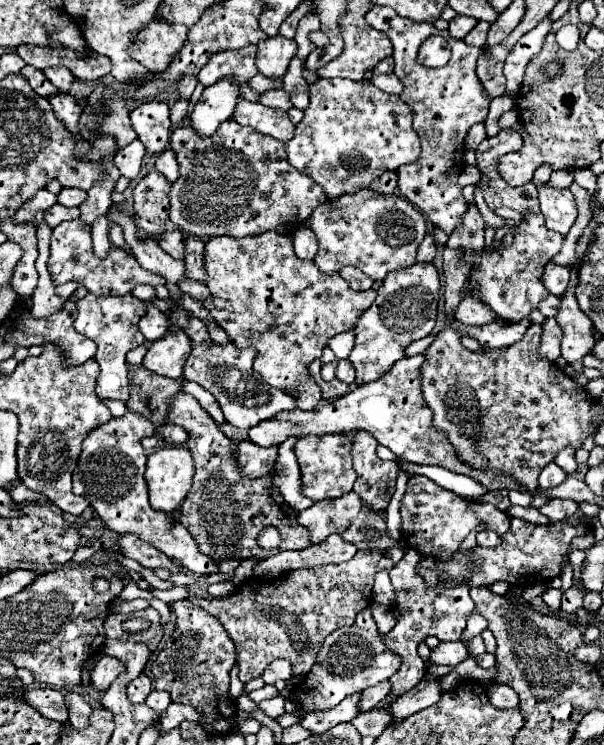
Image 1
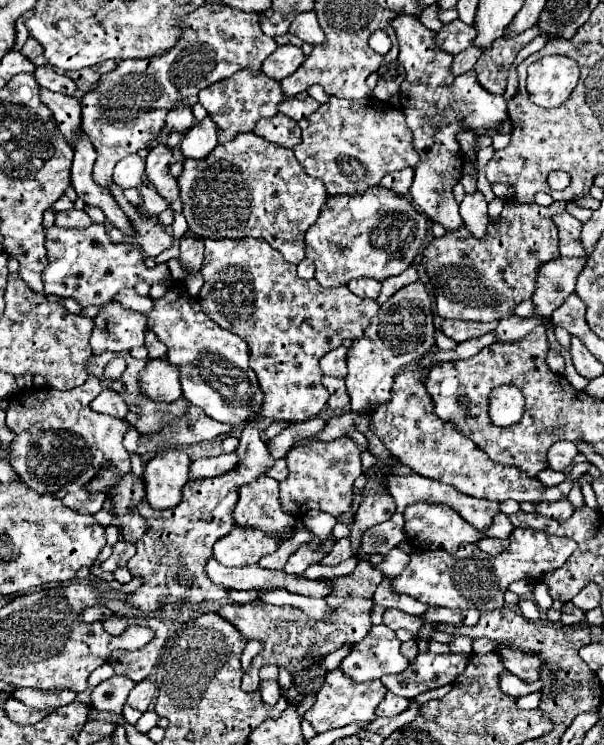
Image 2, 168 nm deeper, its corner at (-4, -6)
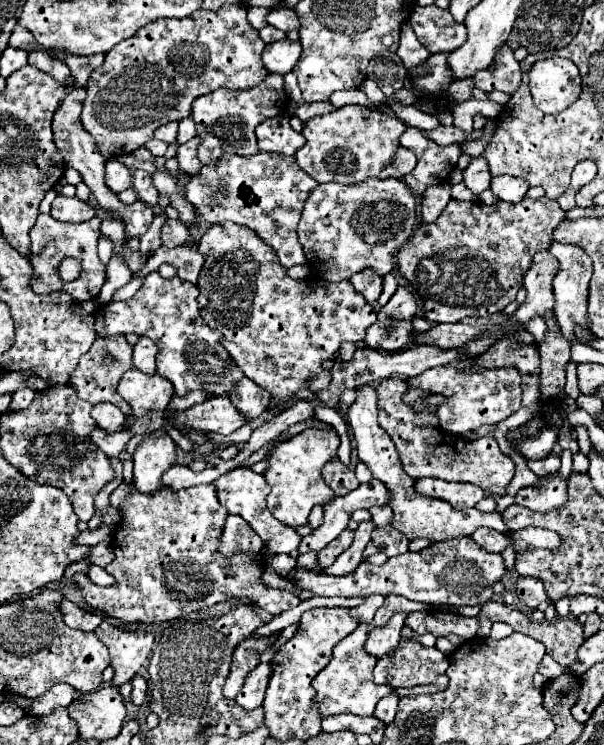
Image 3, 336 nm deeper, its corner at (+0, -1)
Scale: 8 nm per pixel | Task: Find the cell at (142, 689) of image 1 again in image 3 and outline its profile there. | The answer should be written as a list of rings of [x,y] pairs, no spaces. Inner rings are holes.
[[[137,674],[137,676],[131,680],[131,686],[133,686],[131,702],[133,702],[135,706],[141,706],[141,704],[145,702],[145,698],[147,698],[147,682],[145,682],[145,678]]]

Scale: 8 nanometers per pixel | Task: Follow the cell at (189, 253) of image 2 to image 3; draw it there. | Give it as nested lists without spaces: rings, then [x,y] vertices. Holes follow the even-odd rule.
[[[167,220],[161,228],[161,242],[167,248],[177,248],[189,238],[191,238],[191,232],[181,220]]]

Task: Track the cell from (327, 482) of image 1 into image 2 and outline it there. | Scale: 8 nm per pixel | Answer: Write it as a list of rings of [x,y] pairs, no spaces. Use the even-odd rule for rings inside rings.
[[[337,439],[333,443],[309,443],[301,447],[293,447],[287,453],[289,477],[281,483],[281,505],[285,513],[299,517],[297,513],[305,513],[309,509],[319,509],[331,513],[341,523],[351,523],[351,489],[355,479],[363,473],[361,469],[361,449],[353,443],[353,439]],[[293,503],[295,507],[289,507]]]

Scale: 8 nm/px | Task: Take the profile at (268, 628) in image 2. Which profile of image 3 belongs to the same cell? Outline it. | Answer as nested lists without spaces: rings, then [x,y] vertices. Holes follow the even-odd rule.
[[[273,638],[259,640],[259,642],[241,642],[235,652],[233,652],[233,662],[231,662],[231,674],[227,676],[225,682],[225,698],[233,700],[237,692],[243,686],[245,676],[259,664],[259,656],[265,652],[265,648],[273,642]]]

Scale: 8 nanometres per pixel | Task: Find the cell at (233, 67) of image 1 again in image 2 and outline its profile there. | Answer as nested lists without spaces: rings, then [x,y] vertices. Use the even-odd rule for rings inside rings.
[[[237,71],[229,79],[221,79],[221,83],[213,83],[199,93],[199,103],[207,109],[213,121],[219,127],[219,143],[233,139],[237,133],[253,131],[255,121],[263,117],[273,117],[277,113],[277,105],[283,101],[281,85],[275,79],[269,79],[263,71],[253,75],[253,71]]]

